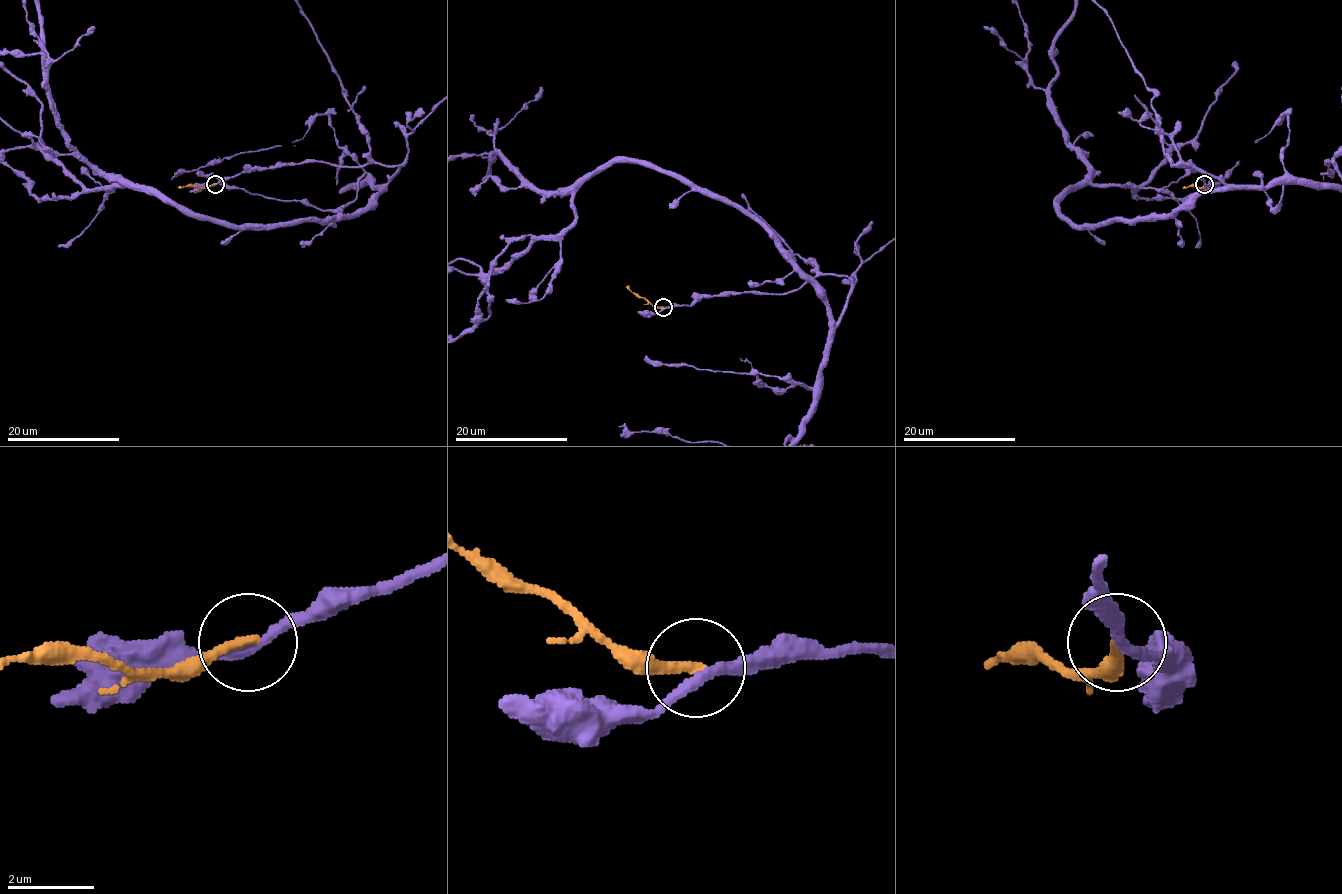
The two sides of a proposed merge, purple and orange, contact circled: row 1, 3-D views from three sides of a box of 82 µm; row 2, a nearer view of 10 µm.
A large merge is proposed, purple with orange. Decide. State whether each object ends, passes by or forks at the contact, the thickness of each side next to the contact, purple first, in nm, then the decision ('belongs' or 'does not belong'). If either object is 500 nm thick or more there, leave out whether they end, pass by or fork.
purple passes by; orange ends; calibres 240 and 240 nm; does not belong

